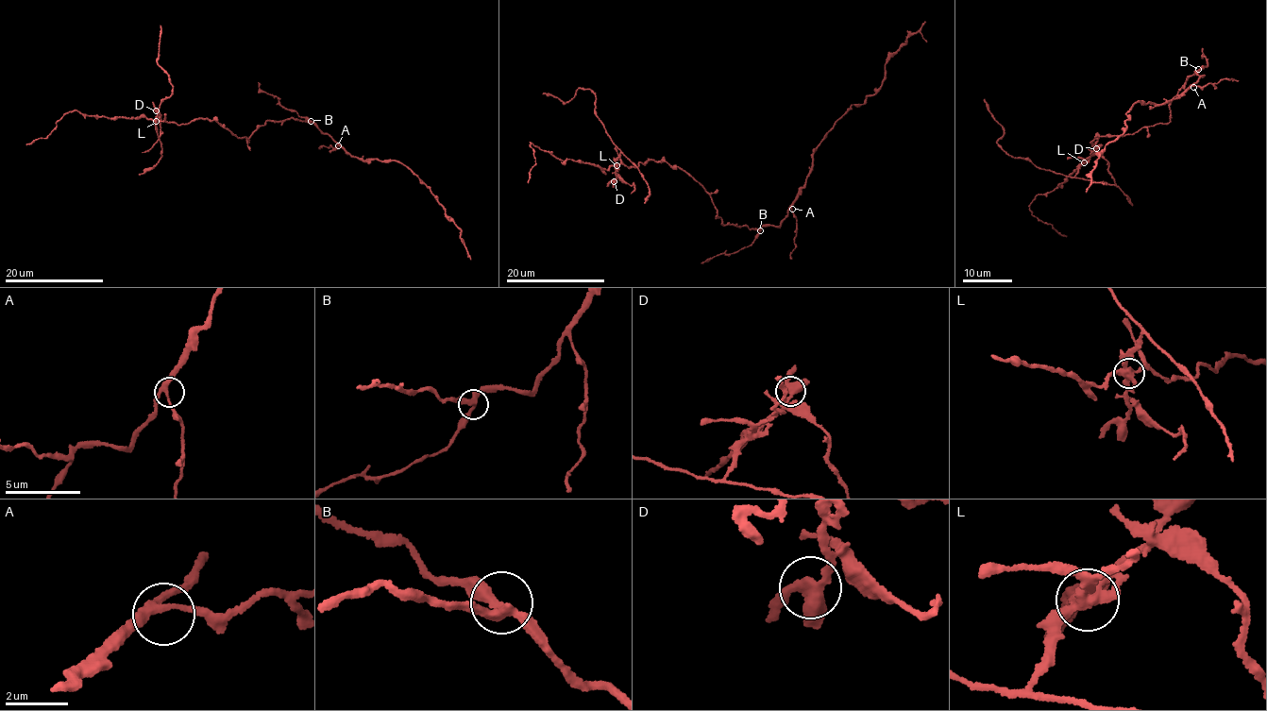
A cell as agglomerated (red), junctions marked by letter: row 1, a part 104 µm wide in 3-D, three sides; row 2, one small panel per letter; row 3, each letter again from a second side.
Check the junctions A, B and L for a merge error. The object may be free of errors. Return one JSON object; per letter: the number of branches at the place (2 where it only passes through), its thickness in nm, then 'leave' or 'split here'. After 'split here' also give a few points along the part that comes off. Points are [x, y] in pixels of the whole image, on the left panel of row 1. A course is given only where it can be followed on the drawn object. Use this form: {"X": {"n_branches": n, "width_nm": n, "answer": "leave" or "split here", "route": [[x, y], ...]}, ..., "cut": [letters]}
{"A": {"n_branches": 3, "width_nm": 240, "answer": "leave"}, "B": {"n_branches": 3, "width_nm": 280, "answer": "leave"}, "L": {"n_branches": 4, "width_nm": 360, "answer": "split here", "route": [[156, 122], [158, 130], [160, 103], [172, 93], [168, 75], [157, 59], [160, 25]]}, "cut": ["L"]}

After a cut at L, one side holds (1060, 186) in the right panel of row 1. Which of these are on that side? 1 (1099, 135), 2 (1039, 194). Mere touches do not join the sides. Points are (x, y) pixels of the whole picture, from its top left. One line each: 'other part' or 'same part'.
1: same part
2: same part

